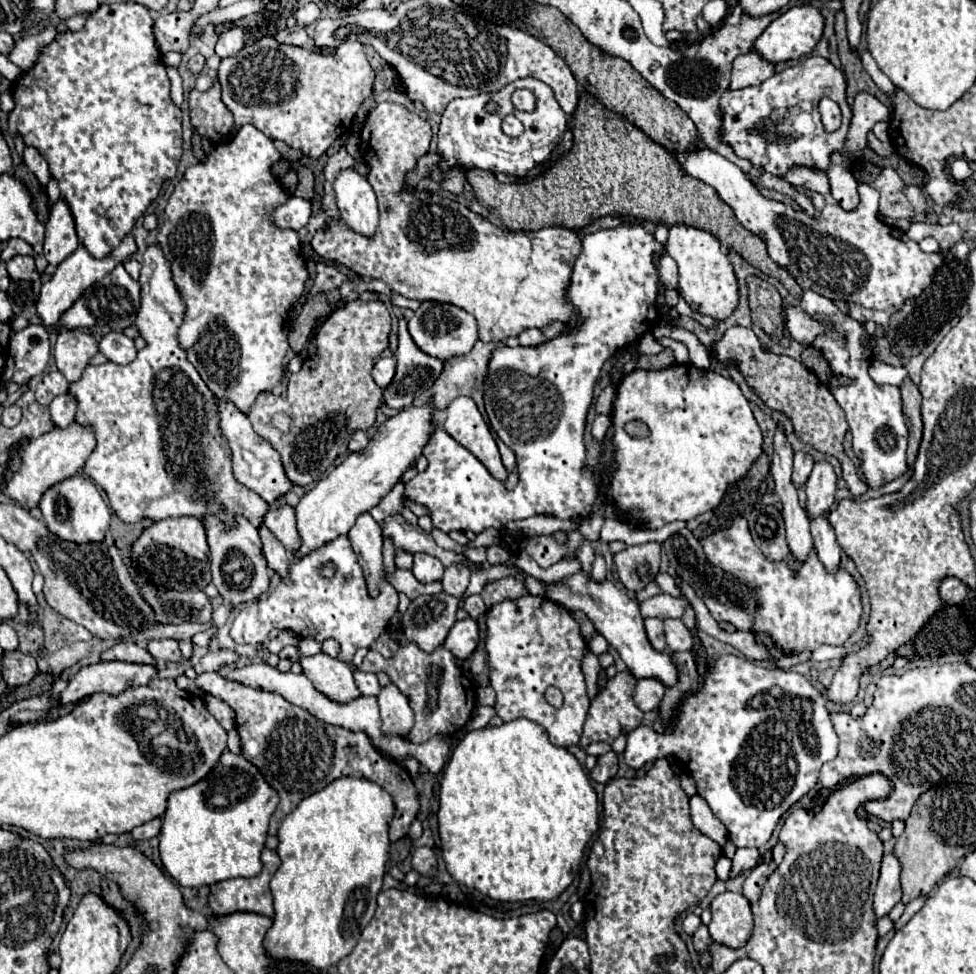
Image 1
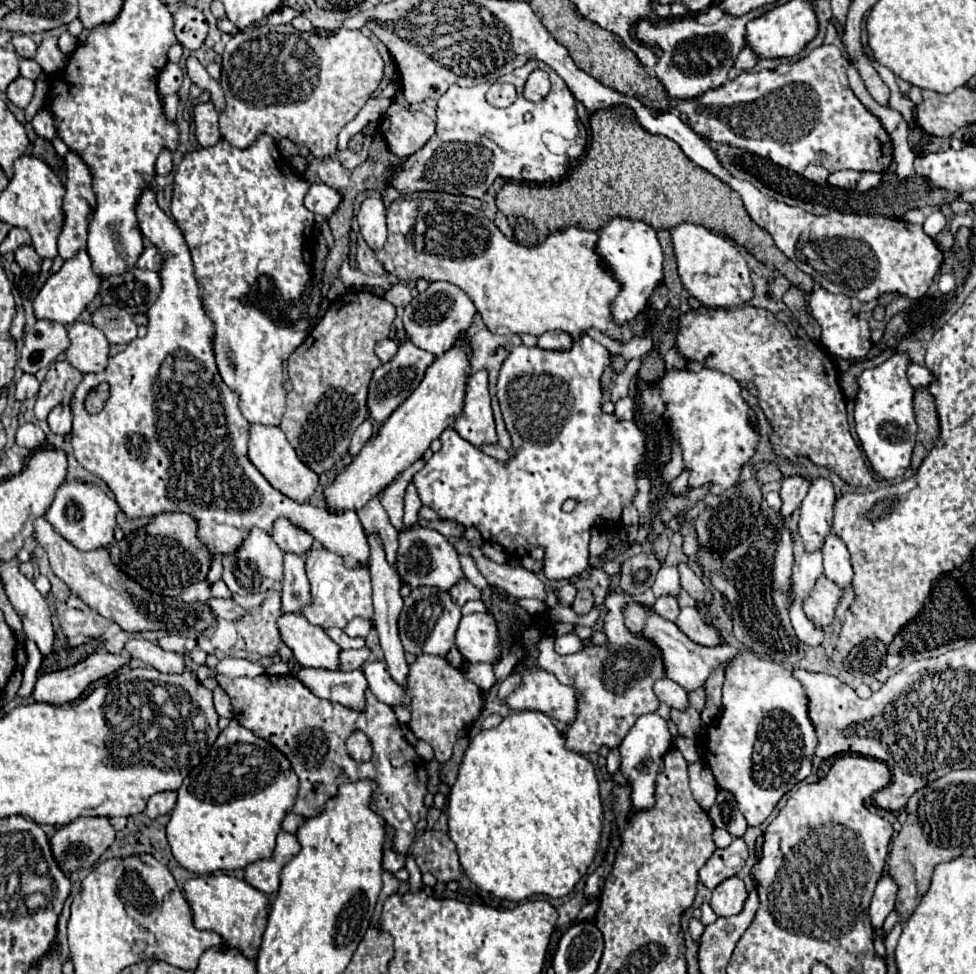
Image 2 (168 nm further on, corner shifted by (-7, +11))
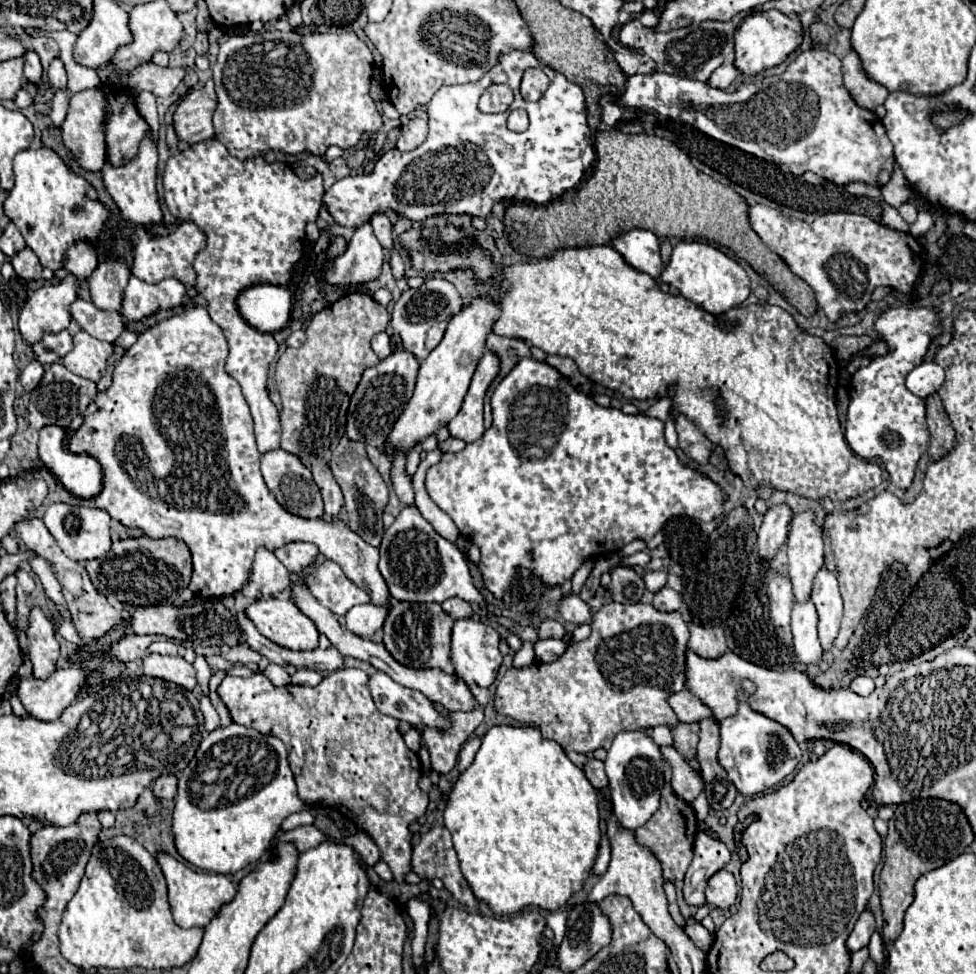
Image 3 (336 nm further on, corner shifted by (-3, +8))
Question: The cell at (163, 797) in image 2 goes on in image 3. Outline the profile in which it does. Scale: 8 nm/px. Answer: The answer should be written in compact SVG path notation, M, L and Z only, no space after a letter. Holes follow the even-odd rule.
M162 775L152 783L152 793L156 799L174 799L176 795L176 777L174 775Z

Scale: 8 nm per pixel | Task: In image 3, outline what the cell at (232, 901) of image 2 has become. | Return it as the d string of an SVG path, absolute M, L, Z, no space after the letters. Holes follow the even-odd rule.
M164 853L158 855L158 863L160 863L164 877L166 877L166 883L168 883L168 899L170 899L174 921L184 929L206 927L214 919L214 915L222 909L222 905L230 903L238 893L236 885L226 875L196 873L196 871L188 869L184 863L178 863L176 859L172 859Z

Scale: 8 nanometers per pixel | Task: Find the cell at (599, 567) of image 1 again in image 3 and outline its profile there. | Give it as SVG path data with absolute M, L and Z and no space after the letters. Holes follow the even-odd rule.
M620 603L604 605L604 611L594 613L592 617L592 635L580 643L568 645L564 655L552 663L532 661L526 667L510 667L494 693L494 707L500 715L508 715L524 725L534 725L542 731L546 739L552 739L564 747L564 751L592 753L596 749L610 749L612 739L618 731L630 727L658 727L678 723L674 711L666 703L666 695L684 689L684 653L688 627L678 611L662 613L652 605L642 603L634 605L634 611L624 611Z

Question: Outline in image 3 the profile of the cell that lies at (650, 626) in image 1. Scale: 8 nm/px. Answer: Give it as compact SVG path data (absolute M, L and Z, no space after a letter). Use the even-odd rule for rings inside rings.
M664 587L662 591L658 591L654 595L654 607L662 613L672 613L672 611L678 611L680 609L680 603L682 603L682 597L670 589L670 587Z

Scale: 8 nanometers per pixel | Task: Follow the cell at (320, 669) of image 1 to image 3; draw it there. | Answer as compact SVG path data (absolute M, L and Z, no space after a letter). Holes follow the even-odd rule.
M260 599L246 607L246 615L272 643L290 651L318 649L318 629L294 603L282 599Z

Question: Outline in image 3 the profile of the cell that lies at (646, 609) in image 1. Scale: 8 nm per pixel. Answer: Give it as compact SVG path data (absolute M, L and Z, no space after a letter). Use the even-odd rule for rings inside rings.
M648 571L644 575L644 583L646 583L646 589L656 593L660 591L662 587L666 587L666 581L668 581L668 573L666 571Z

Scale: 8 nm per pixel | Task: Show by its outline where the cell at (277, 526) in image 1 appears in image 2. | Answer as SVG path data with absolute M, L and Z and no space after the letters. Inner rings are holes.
M278 518L274 522L272 538L284 552L294 552L298 556L306 554L314 542L314 538L308 532L292 526L286 518Z

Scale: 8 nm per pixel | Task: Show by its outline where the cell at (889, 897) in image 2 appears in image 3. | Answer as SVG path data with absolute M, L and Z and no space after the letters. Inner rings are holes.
M868 907L868 909L860 915L858 923L854 925L854 931L850 933L850 937L848 937L848 941L846 941L848 949L850 949L850 951L858 951L858 949L866 947L874 931L876 931L876 919L874 919L874 911Z

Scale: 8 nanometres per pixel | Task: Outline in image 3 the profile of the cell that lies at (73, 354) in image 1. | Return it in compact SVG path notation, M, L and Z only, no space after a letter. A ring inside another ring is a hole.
M78 331L72 339L74 339L74 349L62 359L64 367L84 379L98 381L106 371L106 361L112 355L114 345L102 343L90 337L86 331Z

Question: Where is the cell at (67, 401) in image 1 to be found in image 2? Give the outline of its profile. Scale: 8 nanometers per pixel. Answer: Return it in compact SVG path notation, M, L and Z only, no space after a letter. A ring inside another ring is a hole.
M56 406L50 414L48 414L48 426L54 434L68 434L72 430L72 412L70 406Z

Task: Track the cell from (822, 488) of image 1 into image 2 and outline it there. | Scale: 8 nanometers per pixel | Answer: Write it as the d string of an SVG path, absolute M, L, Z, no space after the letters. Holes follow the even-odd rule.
M820 476L816 482L812 482L808 496L802 500L798 518L798 534L806 552L822 550L832 526L834 500L834 486L828 478Z

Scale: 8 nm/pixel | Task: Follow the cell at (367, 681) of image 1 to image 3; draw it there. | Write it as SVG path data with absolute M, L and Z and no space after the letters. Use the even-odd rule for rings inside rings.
M382 671L370 675L370 693L378 711L384 715L390 715L398 721L408 721L414 727L446 727L446 717L434 711L434 705L428 697L424 697L420 691L398 685Z

